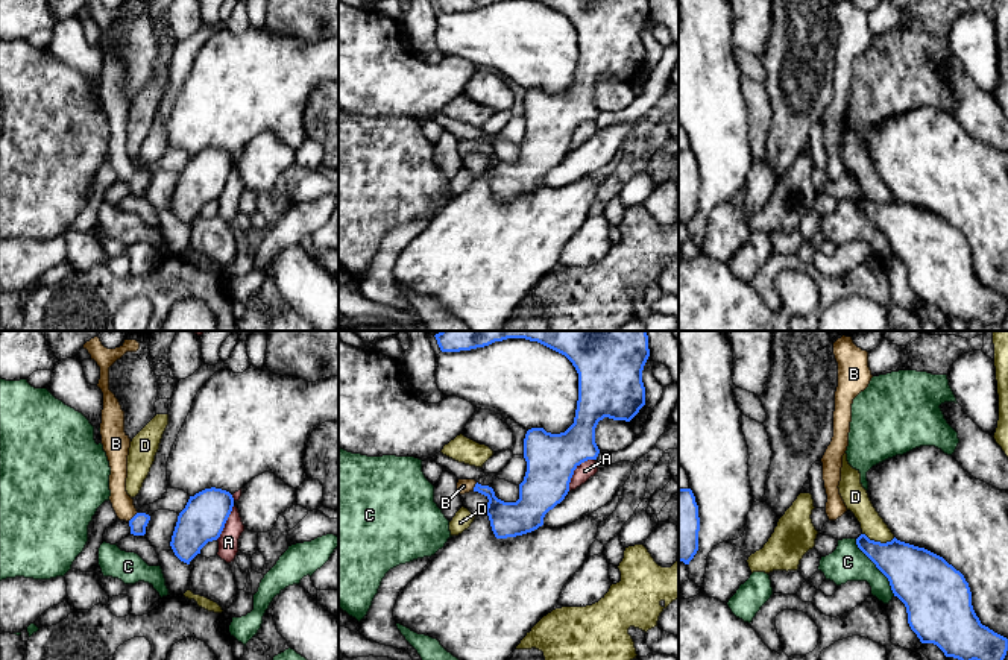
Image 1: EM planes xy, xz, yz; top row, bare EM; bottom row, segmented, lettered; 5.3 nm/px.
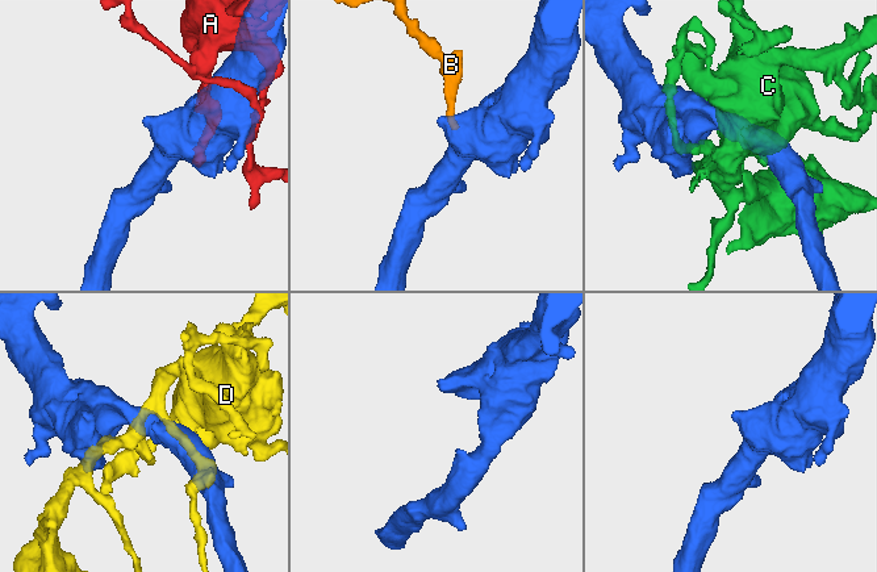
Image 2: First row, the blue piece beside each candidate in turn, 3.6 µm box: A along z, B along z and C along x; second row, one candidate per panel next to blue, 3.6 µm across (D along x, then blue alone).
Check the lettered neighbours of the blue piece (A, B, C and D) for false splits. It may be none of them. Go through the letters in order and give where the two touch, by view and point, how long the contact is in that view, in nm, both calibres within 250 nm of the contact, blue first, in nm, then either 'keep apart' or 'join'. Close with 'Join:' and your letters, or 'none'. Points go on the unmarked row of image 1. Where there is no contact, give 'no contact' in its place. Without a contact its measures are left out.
A: meets blue in xz at (574, 129); contact 220 nm long; 280 nm thick on the blue side, 90 nm on the other; keep apart
B: meets blue in xy at (134, 176); contact 80 nm long; 90 nm thick on the blue side, 110 nm on the other; join
C: meets blue in yz at (876, 226); contact 360 nm long; 300 nm thick on the blue side, 190 nm on the other; keep apart
D: meets blue in yz at (879, 202); contact 180 nm long; 280 nm thick on the blue side, 120 nm on the other; keep apart
Join: B

